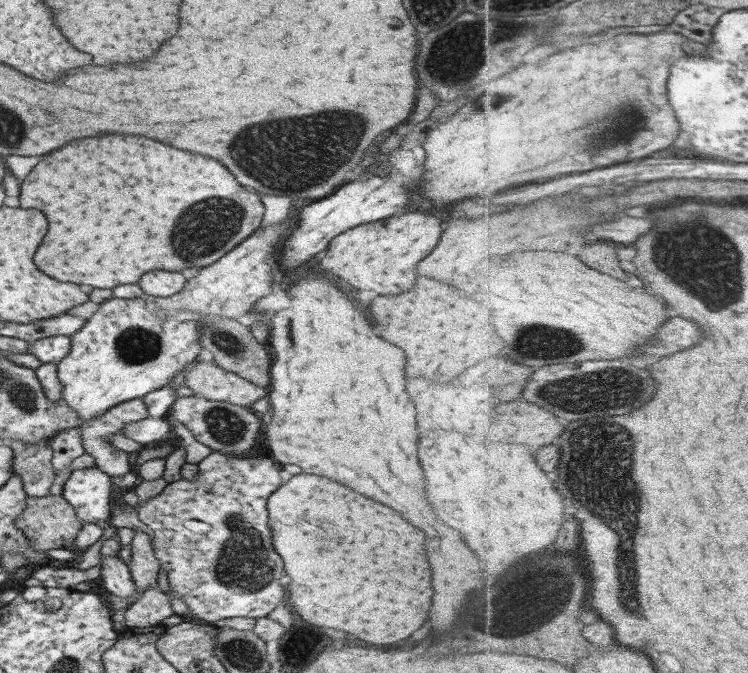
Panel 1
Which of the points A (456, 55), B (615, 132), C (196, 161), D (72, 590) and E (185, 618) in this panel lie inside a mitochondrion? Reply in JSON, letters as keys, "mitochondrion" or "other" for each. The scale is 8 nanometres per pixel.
{"A":"mitochondrion","B":"mitochondrion","C":"other","D":"other","E":"other"}

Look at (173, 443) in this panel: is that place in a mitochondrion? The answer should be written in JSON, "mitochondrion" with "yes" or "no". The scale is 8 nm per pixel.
{"mitochondrion":"no"}

